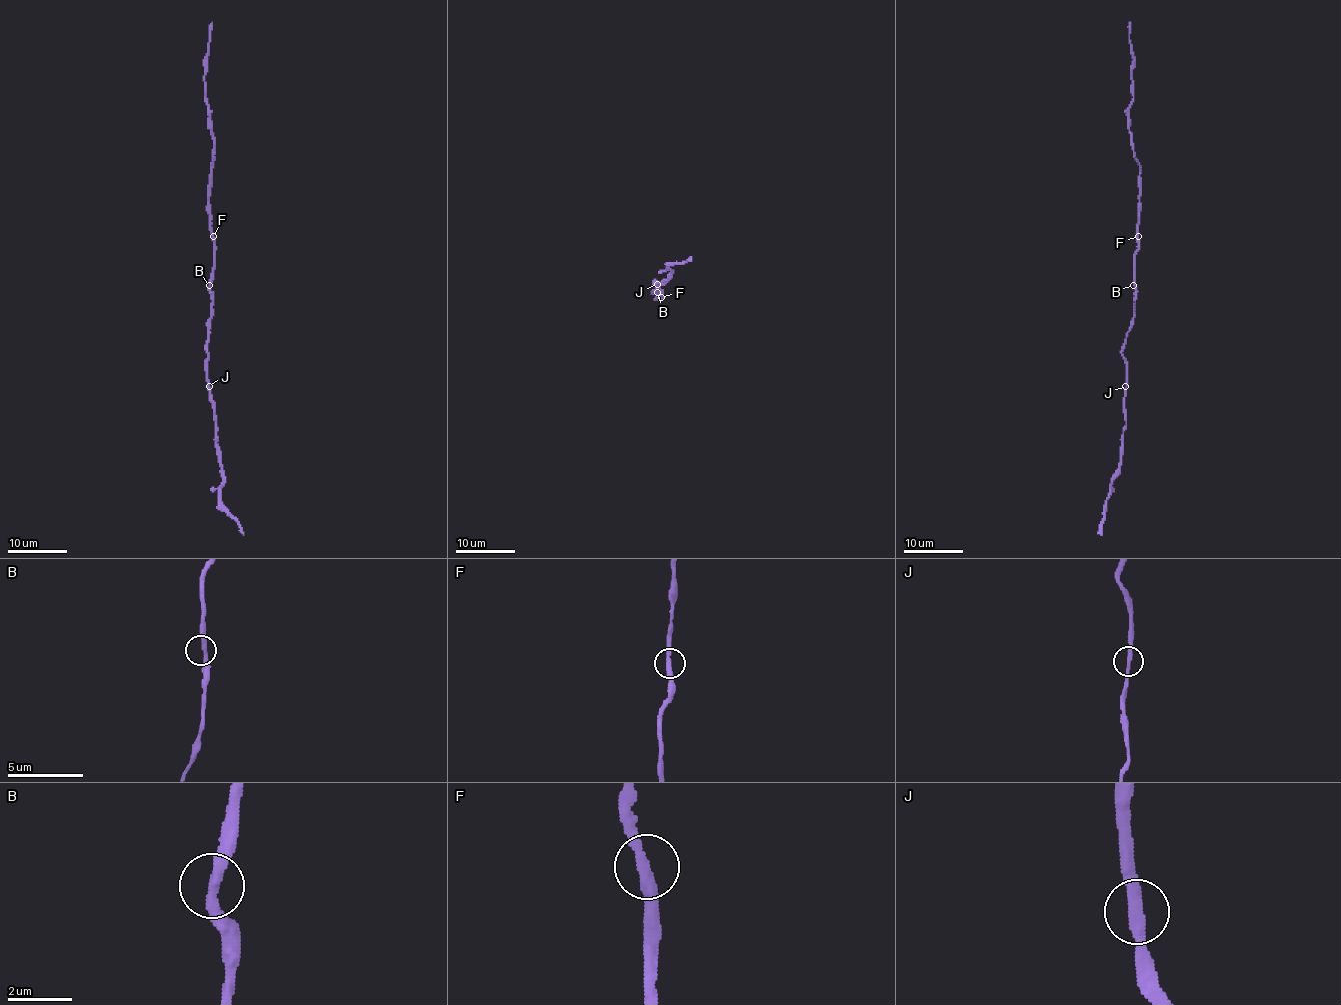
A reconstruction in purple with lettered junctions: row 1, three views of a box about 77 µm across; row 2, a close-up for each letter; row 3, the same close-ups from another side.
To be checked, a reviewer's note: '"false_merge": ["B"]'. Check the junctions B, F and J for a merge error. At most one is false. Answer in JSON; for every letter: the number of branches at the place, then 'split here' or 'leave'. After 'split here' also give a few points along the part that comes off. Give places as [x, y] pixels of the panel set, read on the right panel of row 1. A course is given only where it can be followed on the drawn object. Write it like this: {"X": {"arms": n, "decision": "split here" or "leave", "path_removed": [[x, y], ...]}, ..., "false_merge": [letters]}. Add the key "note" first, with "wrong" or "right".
{"note": "wrong", "B": {"arms": 2, "decision": "leave"}, "F": {"arms": 2, "decision": "leave"}, "J": {"arms": 2, "decision": "leave"}, "false_merge": []}

